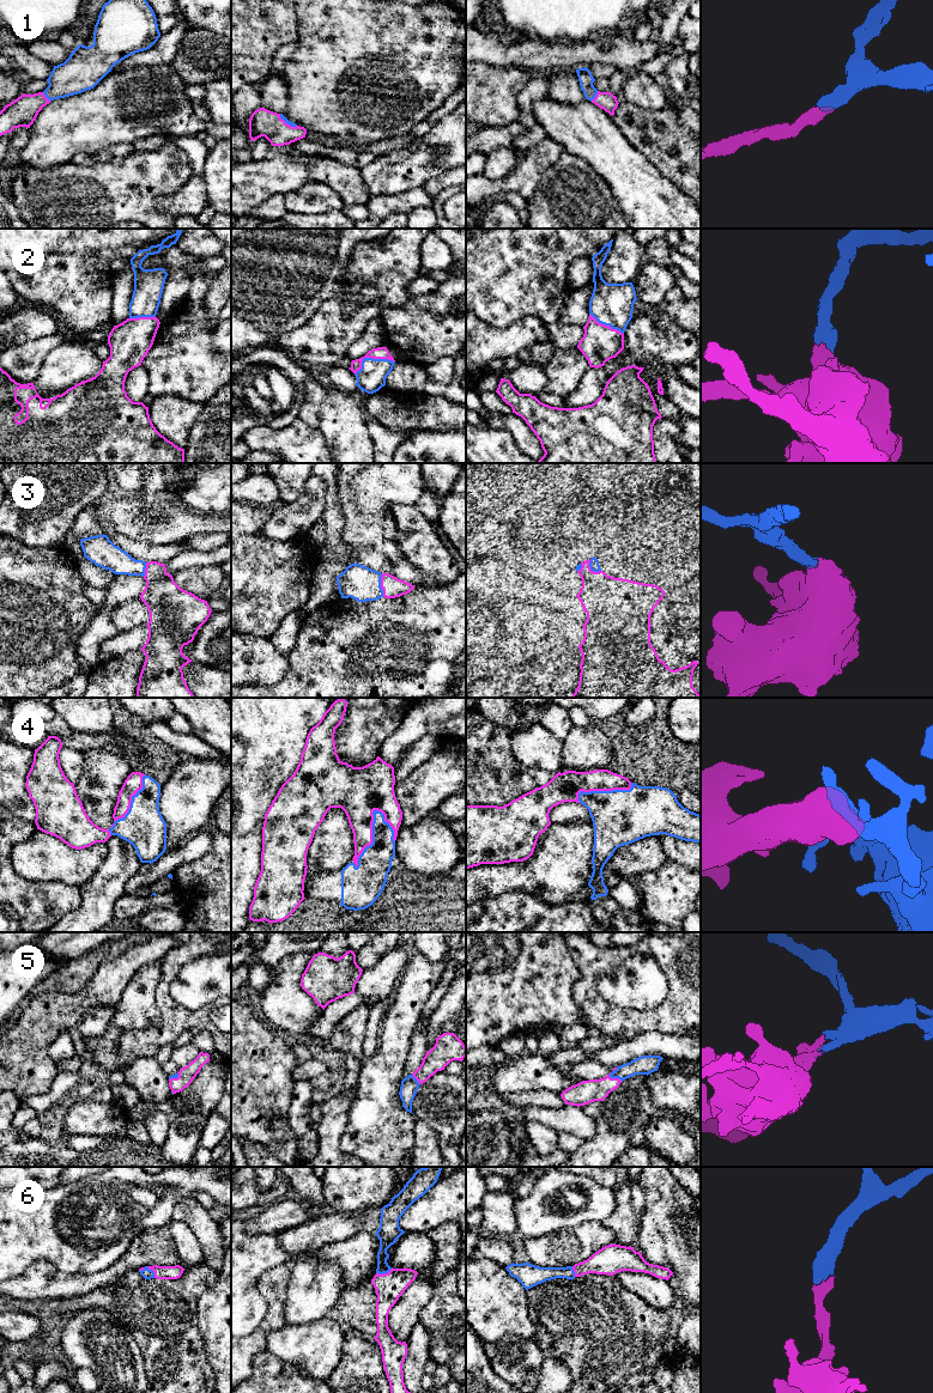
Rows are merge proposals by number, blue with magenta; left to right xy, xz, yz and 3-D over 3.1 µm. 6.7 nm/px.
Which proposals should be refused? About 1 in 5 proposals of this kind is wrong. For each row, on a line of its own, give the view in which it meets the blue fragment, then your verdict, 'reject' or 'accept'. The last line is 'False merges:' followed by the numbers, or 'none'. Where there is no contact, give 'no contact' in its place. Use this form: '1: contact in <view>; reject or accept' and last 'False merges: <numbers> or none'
1: contact in xy; accept
2: contact in xz; accept
3: contact in xz; accept
4: contact in xz; accept
5: contact in yz; accept
6: contact in xy; accept
False merges: none

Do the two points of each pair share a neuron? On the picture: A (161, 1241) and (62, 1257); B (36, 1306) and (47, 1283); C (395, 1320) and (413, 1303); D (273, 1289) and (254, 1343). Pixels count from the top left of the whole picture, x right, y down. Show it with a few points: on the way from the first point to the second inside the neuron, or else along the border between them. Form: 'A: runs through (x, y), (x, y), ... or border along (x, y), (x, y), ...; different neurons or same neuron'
A: border along (150, 1228), (141, 1232), (109, 1266); different neurons
B: border along (12, 1297), (20, 1300), (66, 1299); different neurons
C: runs through (400, 1317), (409, 1308); same neuron
D: runs through (273, 1302), (273, 1319), (264, 1330); same neuron

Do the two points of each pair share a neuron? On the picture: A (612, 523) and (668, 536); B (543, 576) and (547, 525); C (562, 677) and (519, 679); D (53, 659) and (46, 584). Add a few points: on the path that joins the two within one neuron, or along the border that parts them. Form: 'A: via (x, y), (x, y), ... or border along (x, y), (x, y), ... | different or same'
A: border along (628, 503), (619, 531), (603, 547) | different
B: via (537, 564), (537, 537) | same
C: via (551, 677), (533, 677), (529, 675) | same
D: via (46, 640), (46, 603) | same

